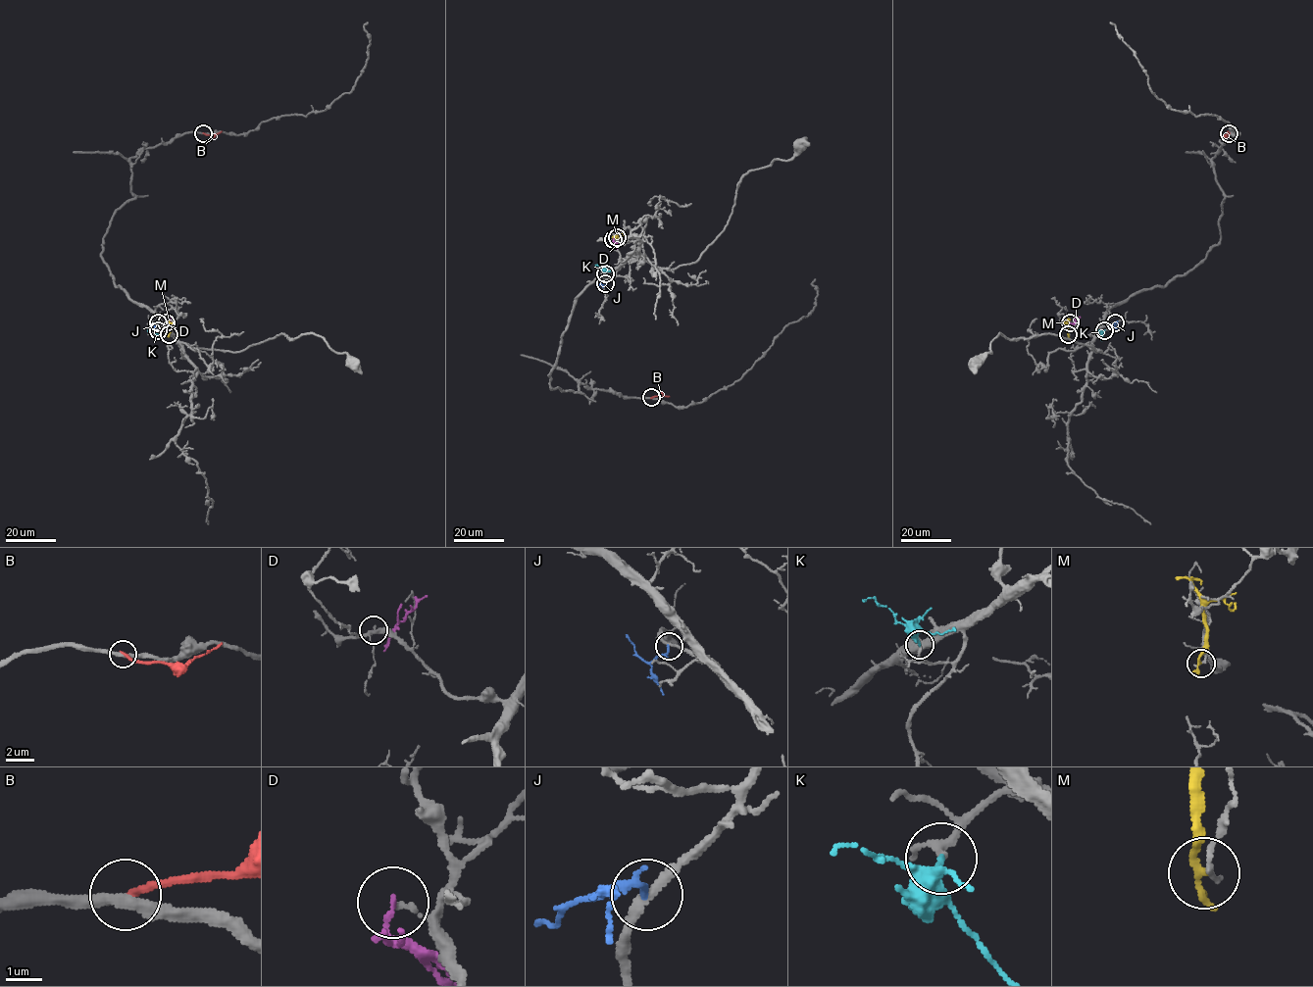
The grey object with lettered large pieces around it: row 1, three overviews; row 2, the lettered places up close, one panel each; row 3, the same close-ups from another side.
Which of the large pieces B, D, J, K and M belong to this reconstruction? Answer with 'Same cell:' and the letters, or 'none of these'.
Same cell: K

